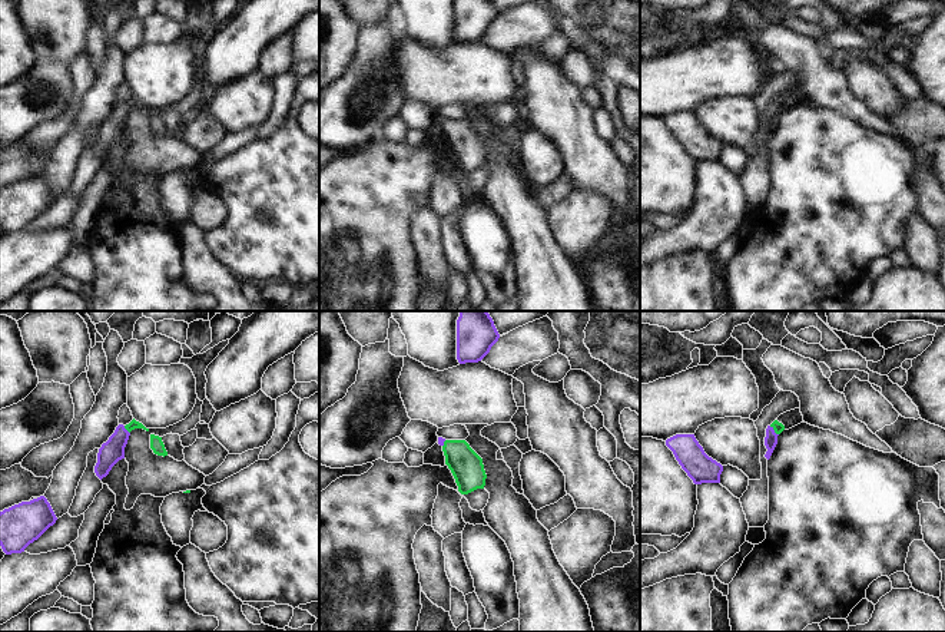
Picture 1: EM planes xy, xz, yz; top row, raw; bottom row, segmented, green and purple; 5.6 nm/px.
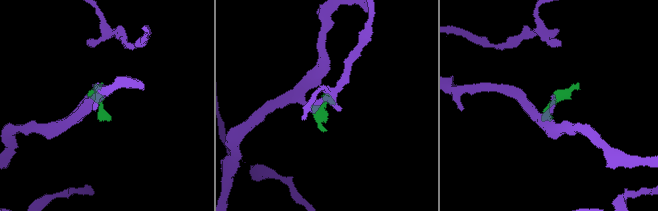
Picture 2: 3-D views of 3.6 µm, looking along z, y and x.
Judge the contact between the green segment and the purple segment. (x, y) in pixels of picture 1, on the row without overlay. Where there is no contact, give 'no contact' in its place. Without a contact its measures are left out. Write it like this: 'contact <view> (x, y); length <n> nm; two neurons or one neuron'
contact yz (773, 108); length 80 nm; one neuron

